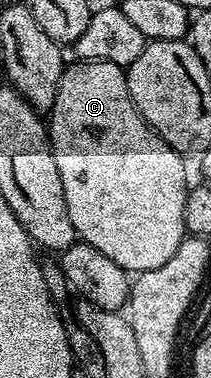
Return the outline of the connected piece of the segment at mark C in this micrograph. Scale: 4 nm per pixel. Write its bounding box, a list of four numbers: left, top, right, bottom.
[46,60,190,274]

